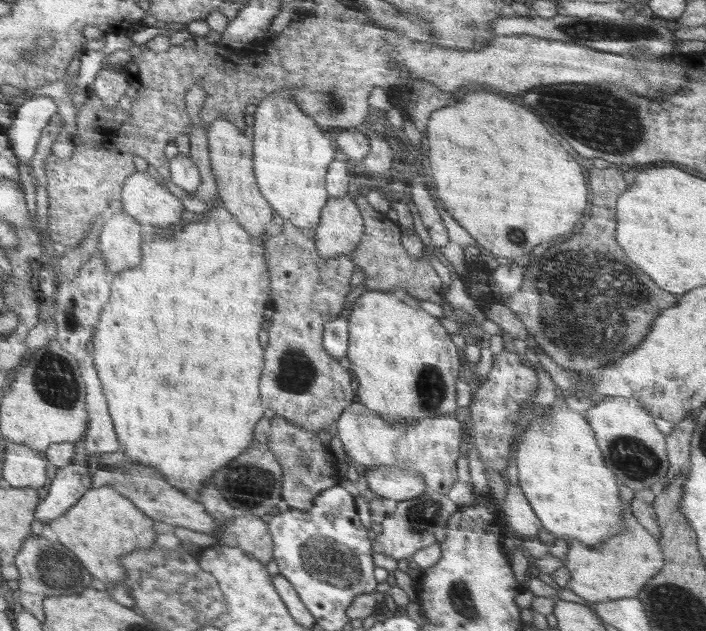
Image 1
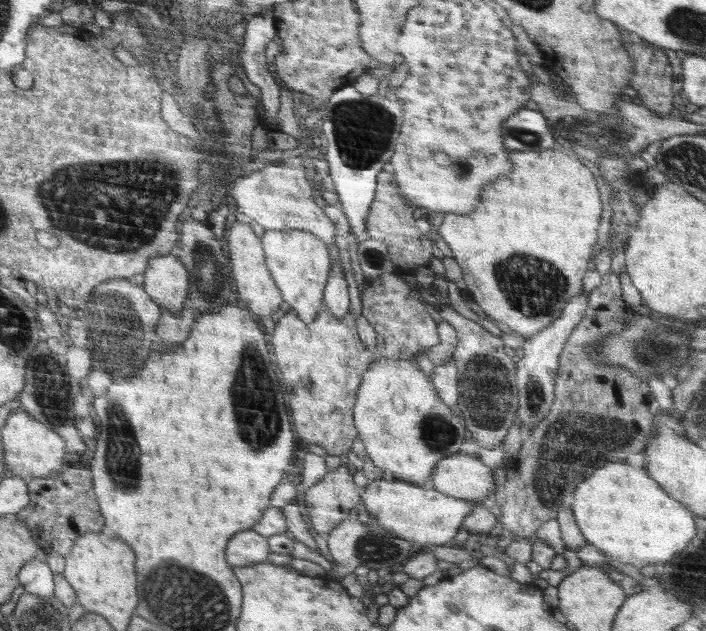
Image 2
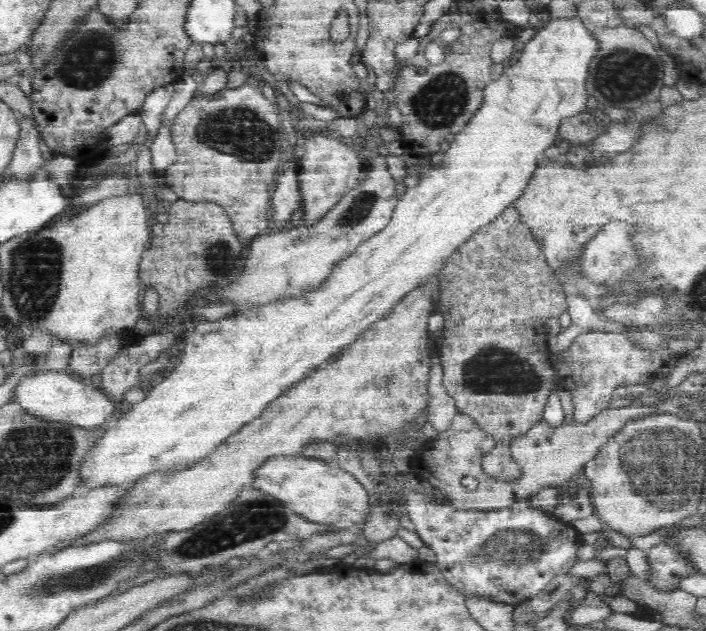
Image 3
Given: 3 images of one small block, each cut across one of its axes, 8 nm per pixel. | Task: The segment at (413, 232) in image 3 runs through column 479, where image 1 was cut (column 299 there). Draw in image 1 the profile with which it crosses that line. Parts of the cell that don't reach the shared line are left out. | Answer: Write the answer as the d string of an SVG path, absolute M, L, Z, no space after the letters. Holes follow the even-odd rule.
M288 90L274 92L262 100L257 105L254 116L255 178L256 184L260 186L260 193L266 197L268 205L272 206L272 211L281 216L284 222L290 222L299 230L317 229L322 220L323 208L330 200L326 176L334 160L332 142L324 136L324 132L315 120L296 106Z

